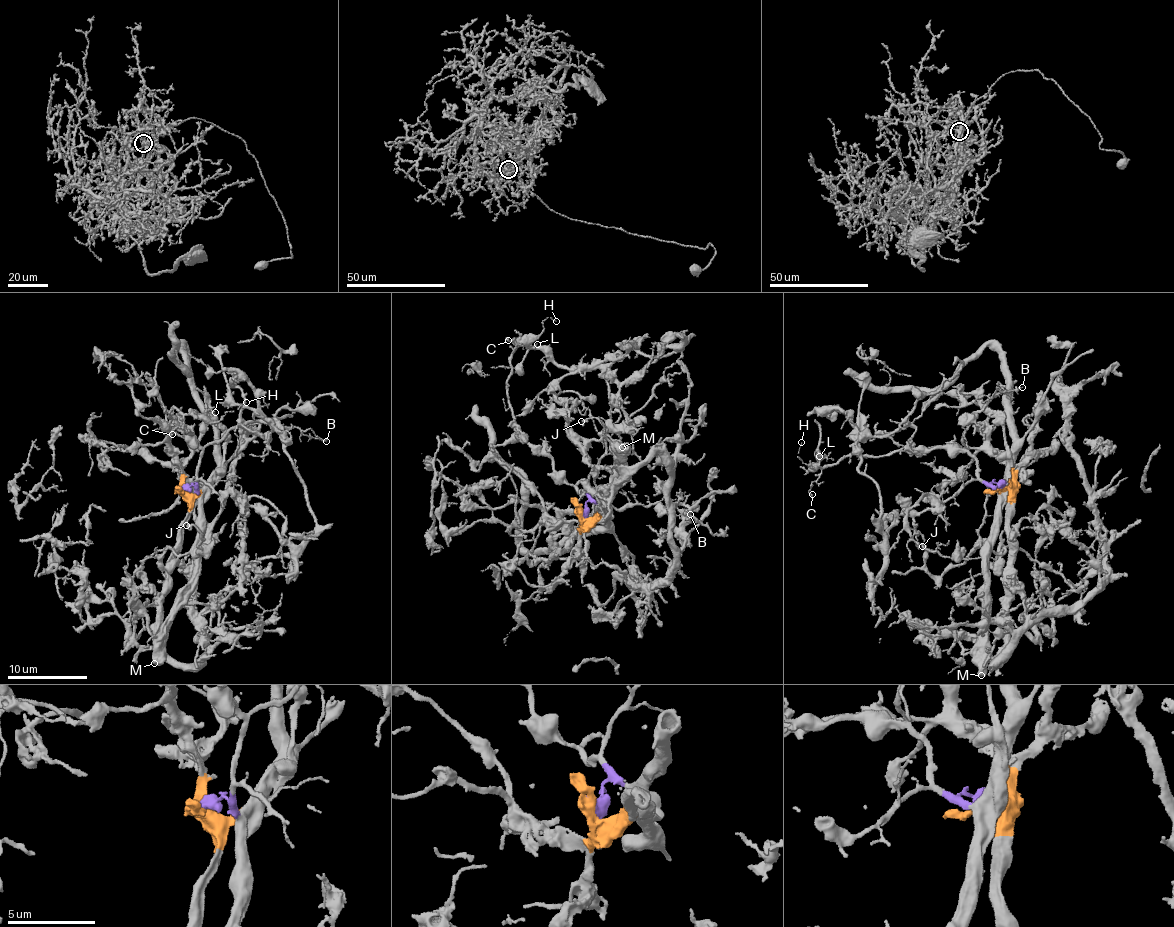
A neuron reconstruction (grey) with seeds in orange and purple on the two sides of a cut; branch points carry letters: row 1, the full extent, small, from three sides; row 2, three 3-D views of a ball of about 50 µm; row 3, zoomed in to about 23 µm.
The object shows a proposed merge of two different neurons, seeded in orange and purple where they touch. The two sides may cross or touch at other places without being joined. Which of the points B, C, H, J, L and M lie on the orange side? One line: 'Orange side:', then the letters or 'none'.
Orange side: none

